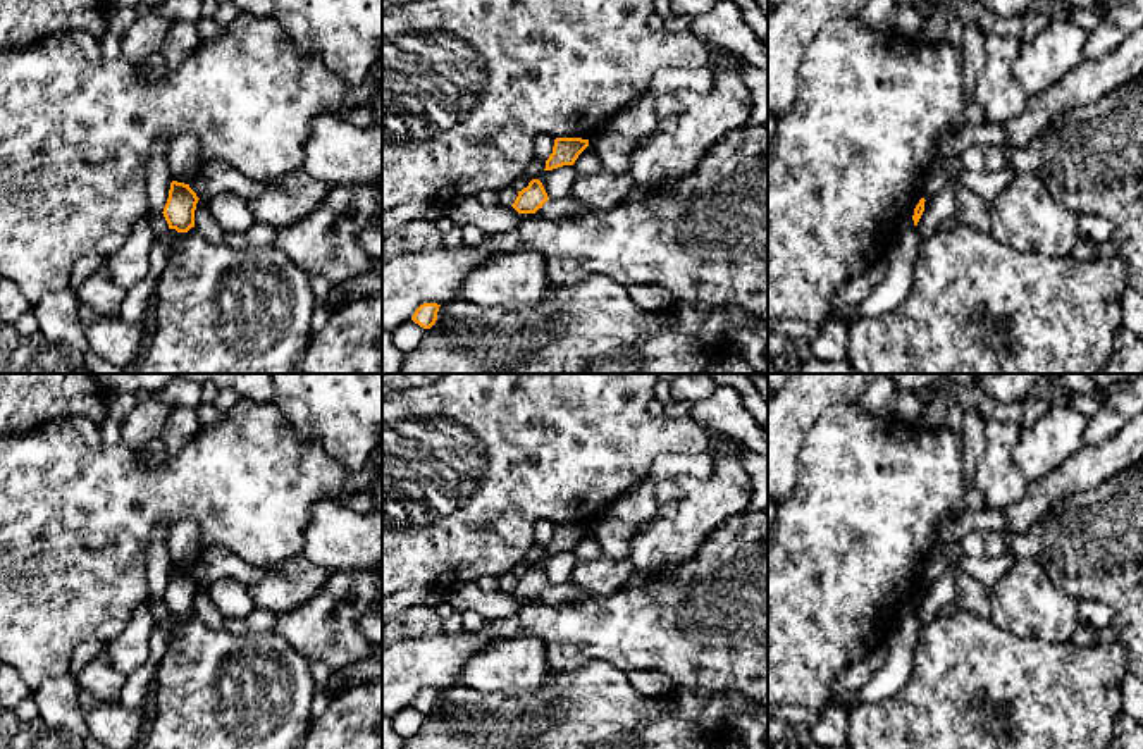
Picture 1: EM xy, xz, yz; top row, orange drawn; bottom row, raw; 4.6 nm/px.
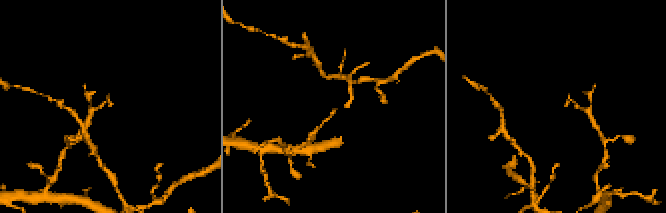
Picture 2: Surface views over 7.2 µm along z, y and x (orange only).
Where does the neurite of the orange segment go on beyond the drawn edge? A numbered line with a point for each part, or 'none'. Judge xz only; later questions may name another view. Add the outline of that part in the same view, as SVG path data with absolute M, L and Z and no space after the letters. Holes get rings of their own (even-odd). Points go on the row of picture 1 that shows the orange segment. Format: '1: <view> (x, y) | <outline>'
none

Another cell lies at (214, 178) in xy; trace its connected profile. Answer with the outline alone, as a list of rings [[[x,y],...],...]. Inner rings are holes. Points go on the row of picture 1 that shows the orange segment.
[[[210,160],[201,164],[198,174],[189,183],[189,188],[198,198],[205,200],[213,198],[219,193],[236,193],[244,200],[251,200],[265,189],[265,183],[253,181],[231,165]]]

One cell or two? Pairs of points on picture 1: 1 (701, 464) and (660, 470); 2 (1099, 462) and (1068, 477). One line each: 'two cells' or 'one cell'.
1: one cell
2: one cell

